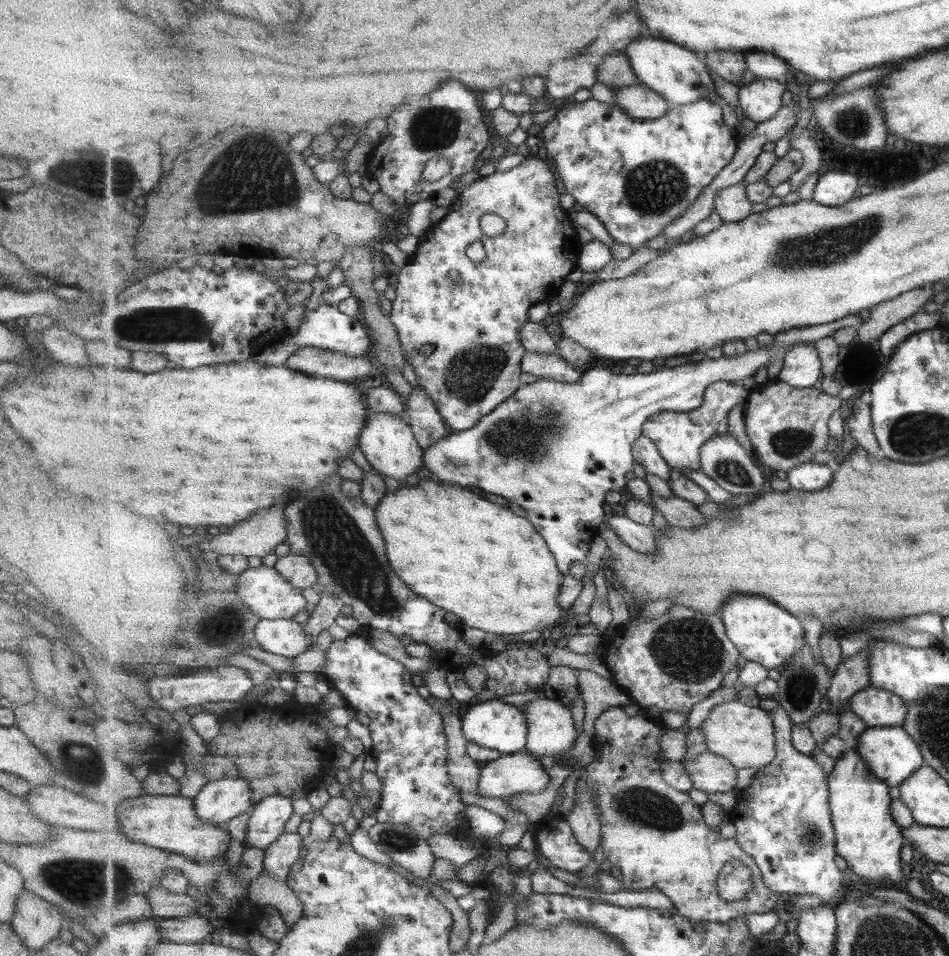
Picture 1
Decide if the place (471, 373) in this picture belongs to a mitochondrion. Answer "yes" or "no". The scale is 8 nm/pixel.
yes

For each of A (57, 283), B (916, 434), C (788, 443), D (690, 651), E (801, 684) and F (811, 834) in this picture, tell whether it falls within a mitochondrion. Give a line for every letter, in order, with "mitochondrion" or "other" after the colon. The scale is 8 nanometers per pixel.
A: other
B: mitochondrion
C: mitochondrion
D: mitochondrion
E: mitochondrion
F: mitochondrion

